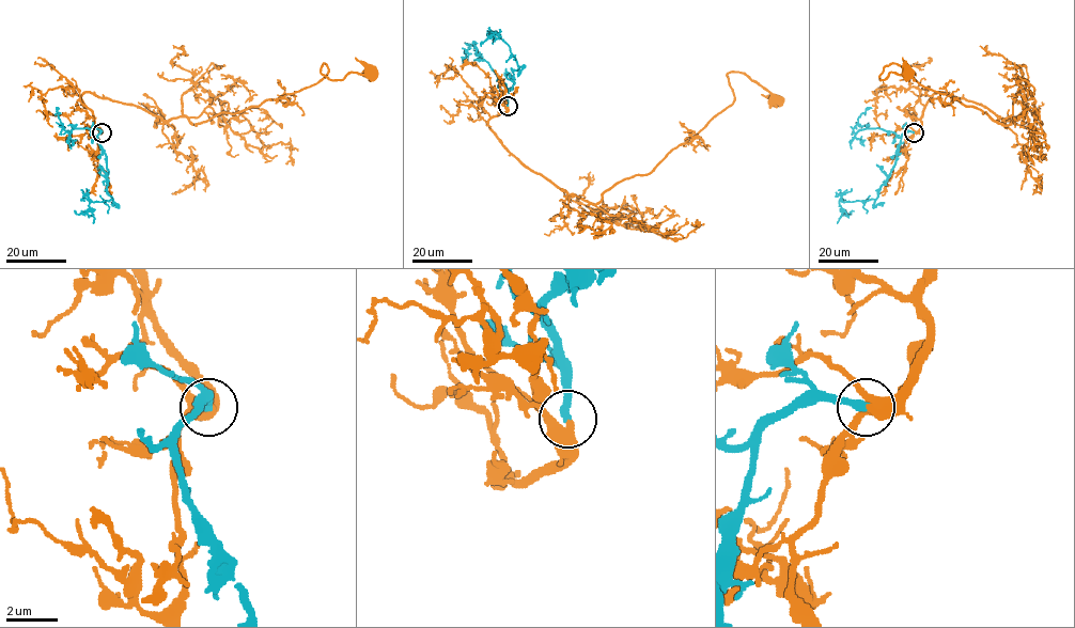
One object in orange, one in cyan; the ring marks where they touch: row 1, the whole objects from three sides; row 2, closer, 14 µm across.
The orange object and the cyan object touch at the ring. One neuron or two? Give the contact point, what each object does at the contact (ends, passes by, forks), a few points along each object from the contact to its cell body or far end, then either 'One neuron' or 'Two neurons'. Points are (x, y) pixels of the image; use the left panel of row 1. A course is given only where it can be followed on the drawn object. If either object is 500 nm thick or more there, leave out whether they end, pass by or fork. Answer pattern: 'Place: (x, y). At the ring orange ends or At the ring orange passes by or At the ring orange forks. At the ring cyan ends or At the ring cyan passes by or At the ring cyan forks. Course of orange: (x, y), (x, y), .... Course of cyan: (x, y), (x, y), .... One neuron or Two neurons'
Place: (102, 132). At the ring orange forks. At the ring cyan ends. Course of orange: (102, 132), (84, 93), (197, 125), (310, 87), (326, 75), (324, 63), (321, 72), (329, 79), (370, 75). Course of cyan: (102, 132), (97, 136), (107, 157), (107, 192), (112, 198), (90, 202), (86, 213), (75, 210). One neuron

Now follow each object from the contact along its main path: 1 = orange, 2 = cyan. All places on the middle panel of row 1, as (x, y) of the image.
1: (508, 107), (487, 122), (496, 137), (596, 204), (732, 103), (728, 73), (745, 73), (776, 100)
2: (508, 107), (503, 94), (513, 89), (513, 71), (518, 67), (516, 60), (496, 31), (481, 46)

